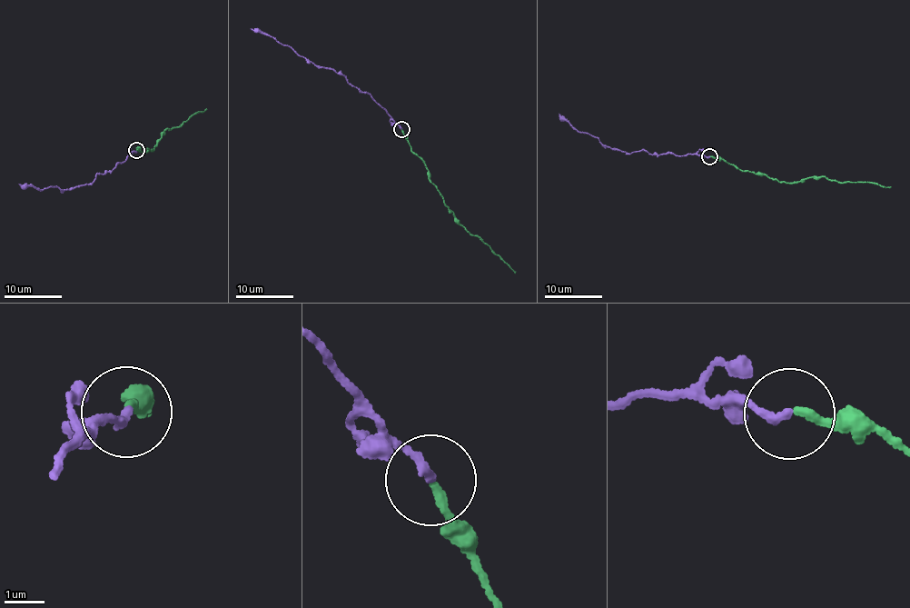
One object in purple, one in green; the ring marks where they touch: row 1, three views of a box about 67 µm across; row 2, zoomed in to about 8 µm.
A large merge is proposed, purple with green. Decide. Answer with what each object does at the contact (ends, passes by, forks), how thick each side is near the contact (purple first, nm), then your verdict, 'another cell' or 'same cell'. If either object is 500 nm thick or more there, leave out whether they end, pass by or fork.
purple ends; green ends; calibres 220 and 200 nm; same cell

